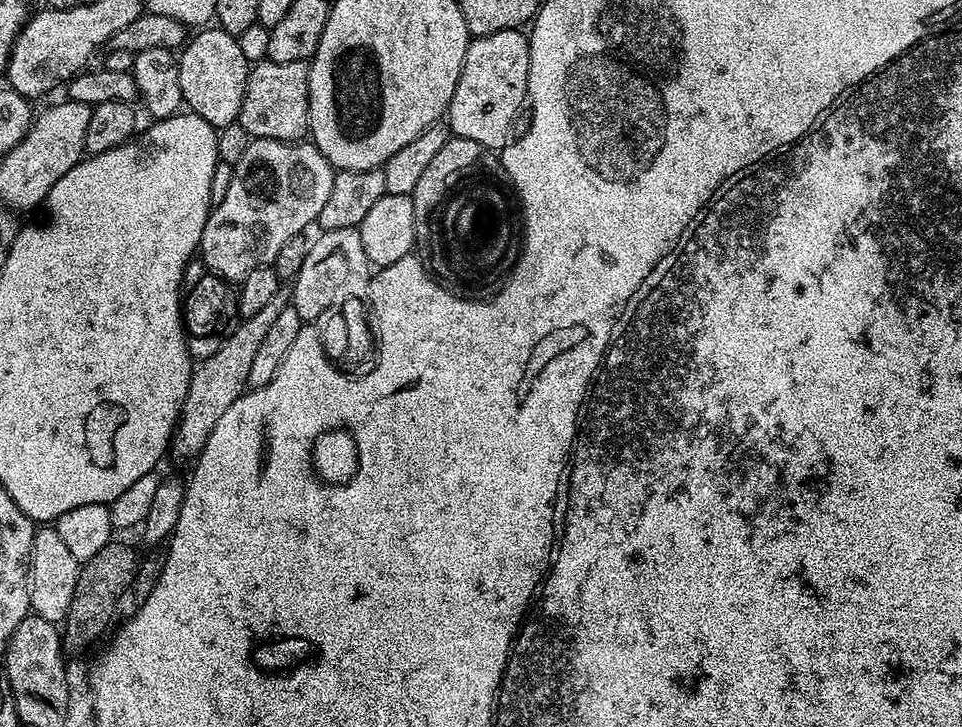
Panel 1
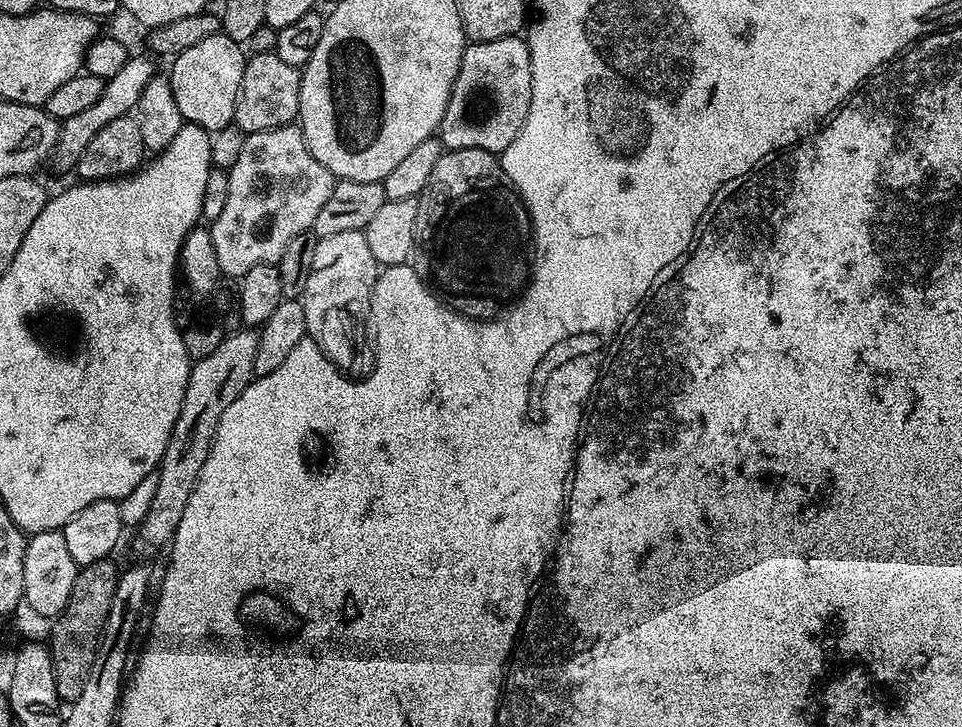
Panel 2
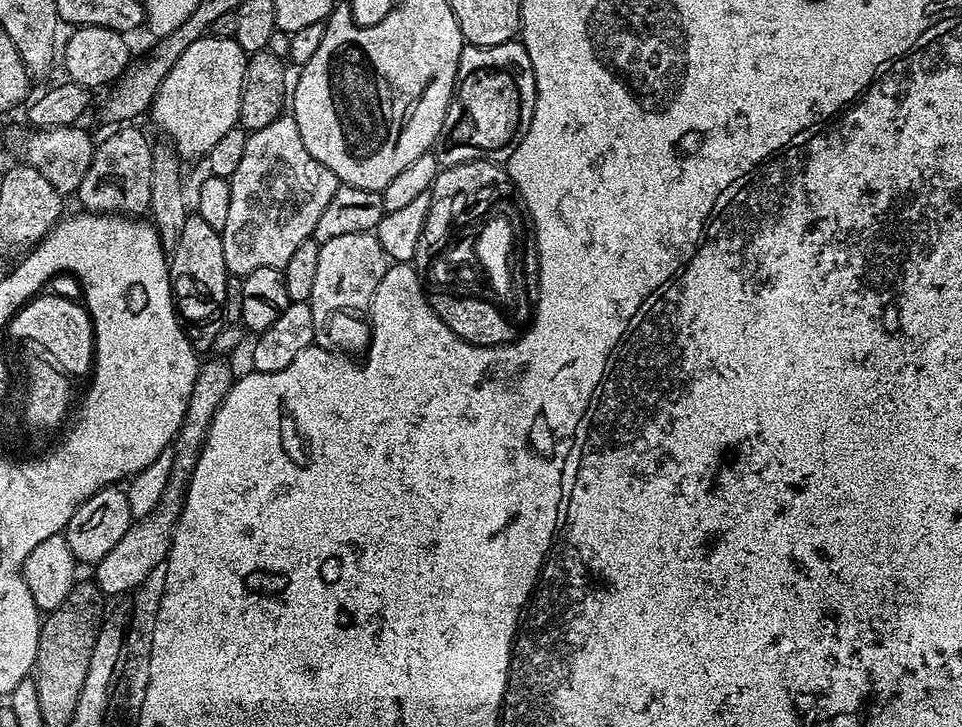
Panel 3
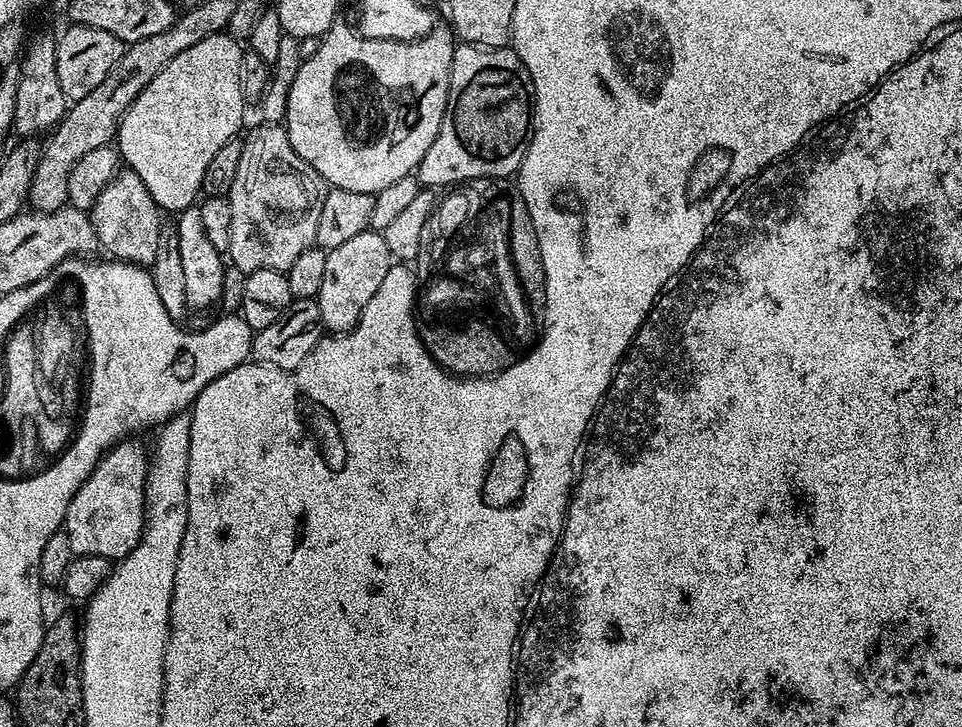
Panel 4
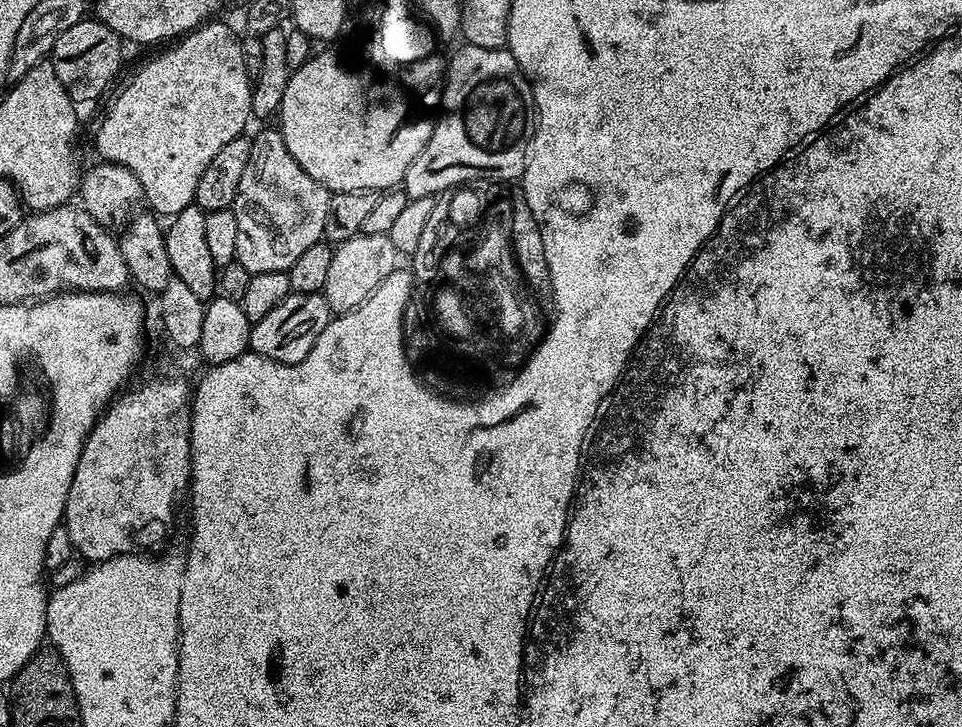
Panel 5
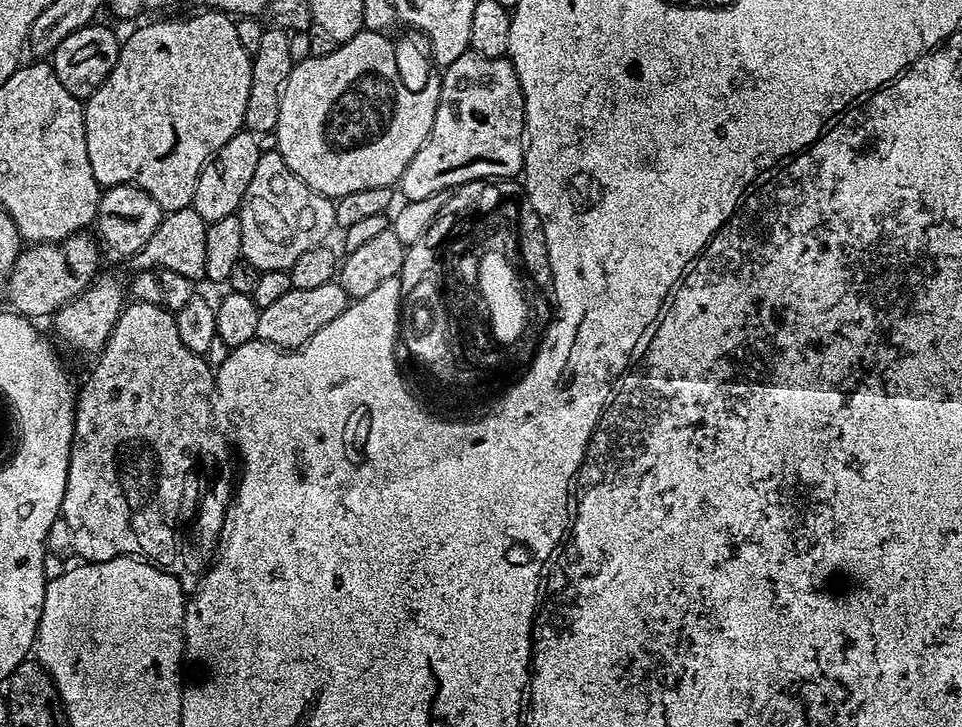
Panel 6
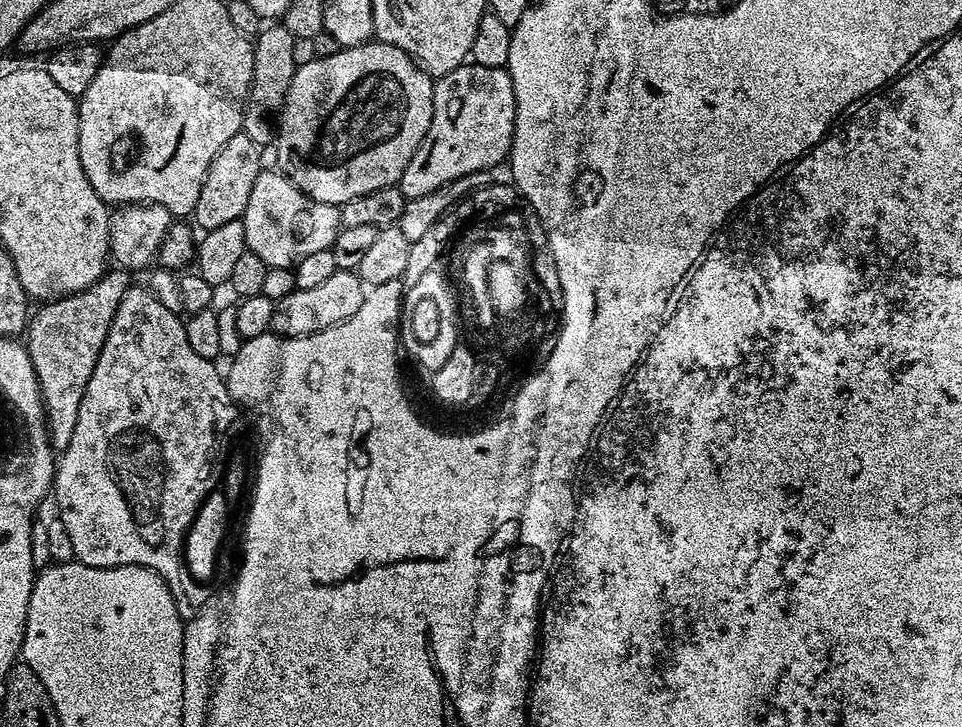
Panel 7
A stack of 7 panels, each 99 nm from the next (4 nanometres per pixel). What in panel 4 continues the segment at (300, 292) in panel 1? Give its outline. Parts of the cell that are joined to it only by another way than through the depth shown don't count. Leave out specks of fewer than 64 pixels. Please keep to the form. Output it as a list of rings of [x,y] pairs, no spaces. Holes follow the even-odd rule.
[[[371,230],[348,239],[343,246],[327,249],[327,253],[322,290],[316,296],[322,325],[332,334],[349,332],[360,320],[366,302],[378,294],[378,286],[382,286],[394,258],[390,254],[390,246],[386,246],[384,235]]]

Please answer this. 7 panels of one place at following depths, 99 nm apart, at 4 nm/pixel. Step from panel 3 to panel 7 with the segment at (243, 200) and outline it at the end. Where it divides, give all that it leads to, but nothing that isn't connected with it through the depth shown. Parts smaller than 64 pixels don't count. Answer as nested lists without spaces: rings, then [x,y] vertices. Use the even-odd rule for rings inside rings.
[[[261,170],[254,182],[254,190],[250,190],[250,202],[246,202],[242,219],[247,251],[258,254],[258,258],[262,258],[269,268],[295,269],[302,258],[331,248],[341,230],[337,205],[311,200],[279,170]]]

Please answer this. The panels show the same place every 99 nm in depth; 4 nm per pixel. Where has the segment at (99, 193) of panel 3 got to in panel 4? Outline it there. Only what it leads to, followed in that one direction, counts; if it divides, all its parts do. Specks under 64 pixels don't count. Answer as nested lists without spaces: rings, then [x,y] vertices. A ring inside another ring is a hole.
[[[131,170],[117,171],[112,180],[98,194],[90,209],[90,219],[96,231],[96,242],[101,249],[109,252],[109,257],[126,264],[151,266],[158,258],[158,238],[162,227],[162,209],[150,198],[146,182]]]

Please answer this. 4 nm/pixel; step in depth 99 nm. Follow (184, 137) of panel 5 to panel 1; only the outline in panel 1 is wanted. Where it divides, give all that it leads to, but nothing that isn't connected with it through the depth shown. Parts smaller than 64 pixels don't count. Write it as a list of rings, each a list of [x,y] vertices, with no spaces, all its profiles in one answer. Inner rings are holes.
[[[208,26],[197,32],[200,33],[194,38],[192,36],[179,53],[178,82],[182,86],[184,104],[213,128],[221,130],[228,124],[237,123],[242,98],[246,94],[250,61],[246,54],[242,54],[239,39],[219,26]]]

